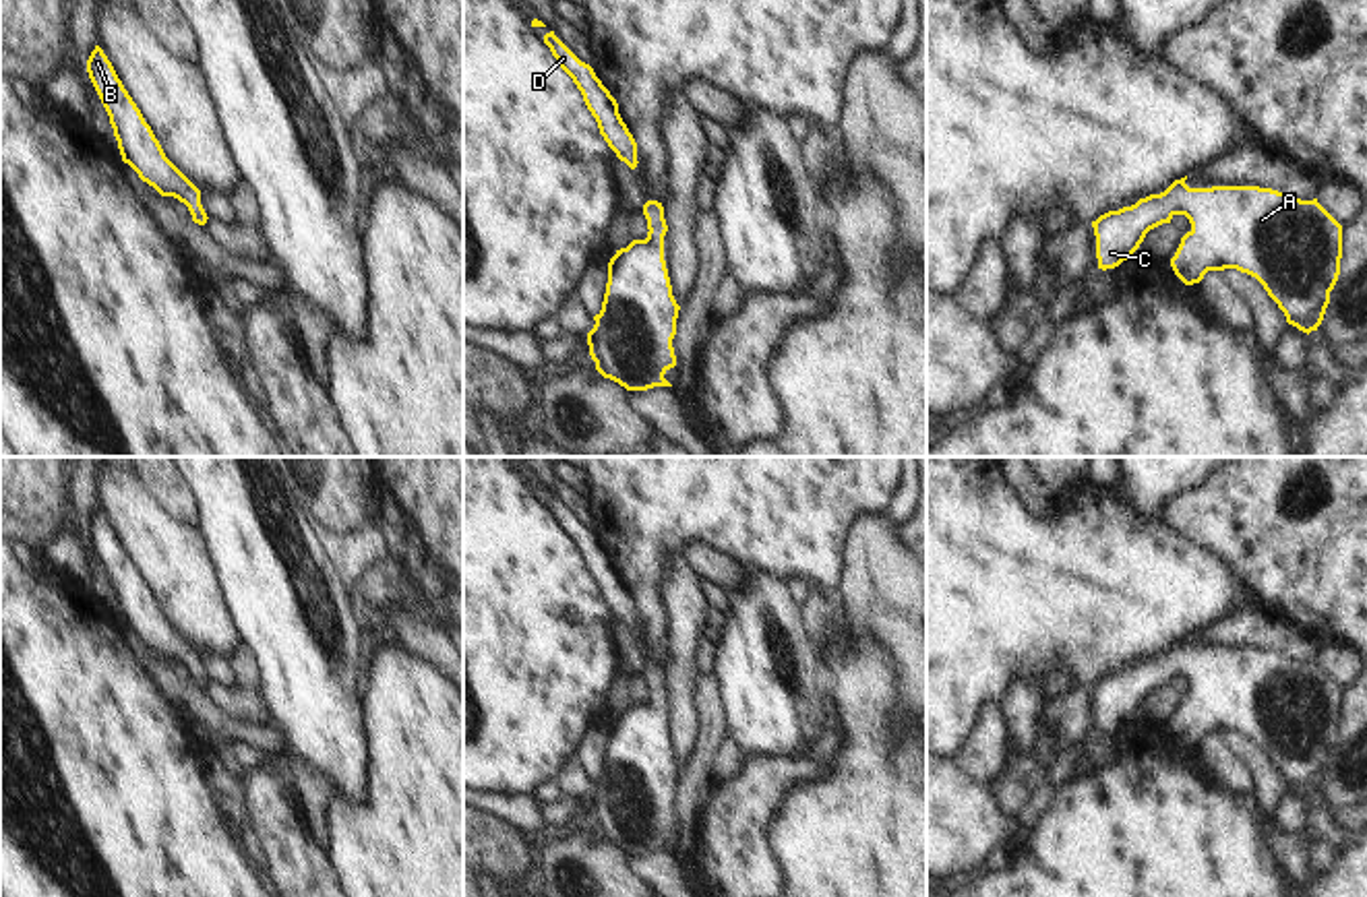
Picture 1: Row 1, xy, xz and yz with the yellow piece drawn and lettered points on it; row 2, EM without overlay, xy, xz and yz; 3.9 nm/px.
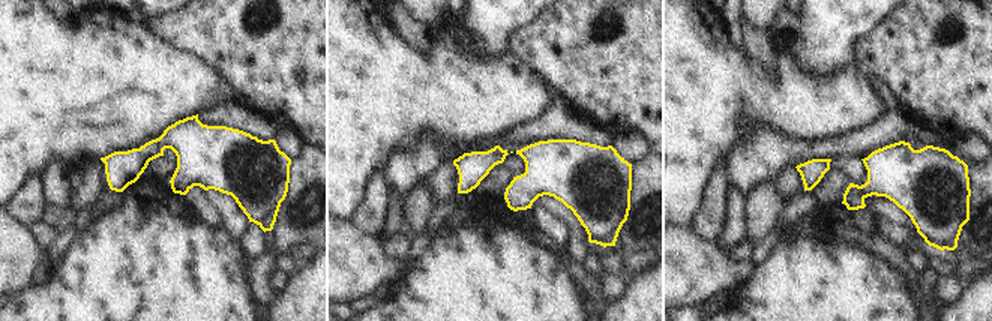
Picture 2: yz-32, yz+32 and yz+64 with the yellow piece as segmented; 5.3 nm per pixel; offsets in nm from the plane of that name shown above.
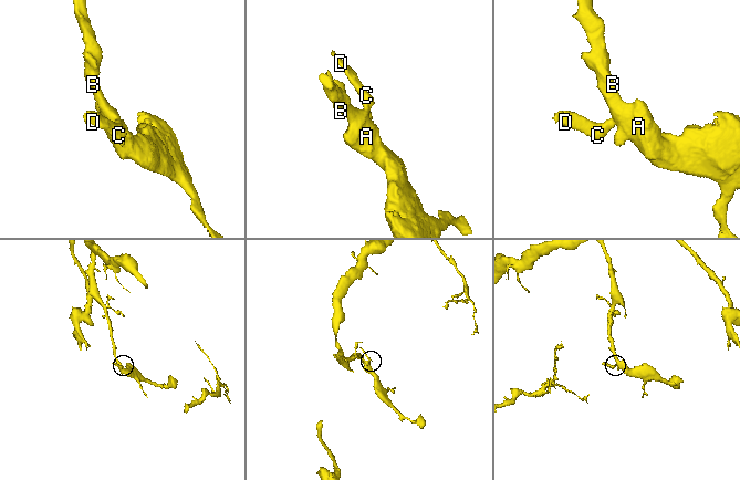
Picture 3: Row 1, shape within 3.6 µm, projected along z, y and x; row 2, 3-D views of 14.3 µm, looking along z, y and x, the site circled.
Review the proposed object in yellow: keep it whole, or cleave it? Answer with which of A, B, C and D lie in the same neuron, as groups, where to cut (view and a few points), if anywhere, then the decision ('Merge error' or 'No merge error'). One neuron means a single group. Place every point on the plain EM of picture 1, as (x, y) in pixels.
Groups: A B C D. No split. No merge error

